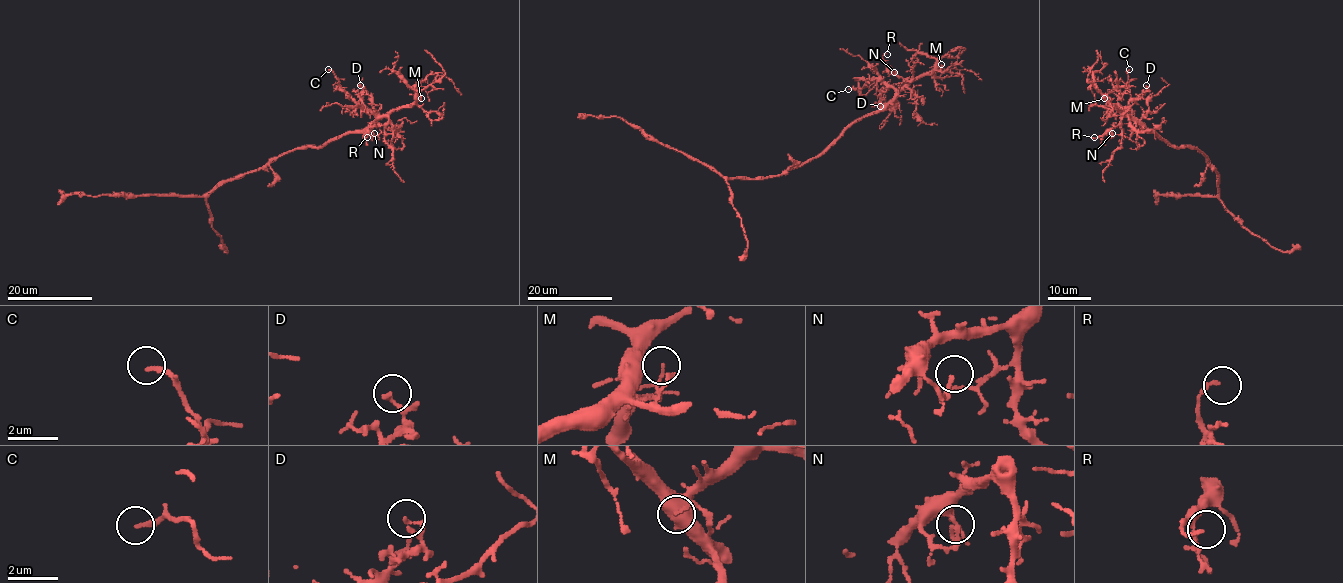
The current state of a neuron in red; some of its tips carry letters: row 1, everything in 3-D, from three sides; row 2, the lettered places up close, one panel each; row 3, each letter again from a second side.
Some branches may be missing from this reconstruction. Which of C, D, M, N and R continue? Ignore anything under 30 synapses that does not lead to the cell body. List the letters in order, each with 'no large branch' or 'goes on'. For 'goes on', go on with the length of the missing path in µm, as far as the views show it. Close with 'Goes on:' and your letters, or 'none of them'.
C: no large branch
D: no large branch
M: no large branch
N: no large branch
R: no large branch
Goes on: none of them

